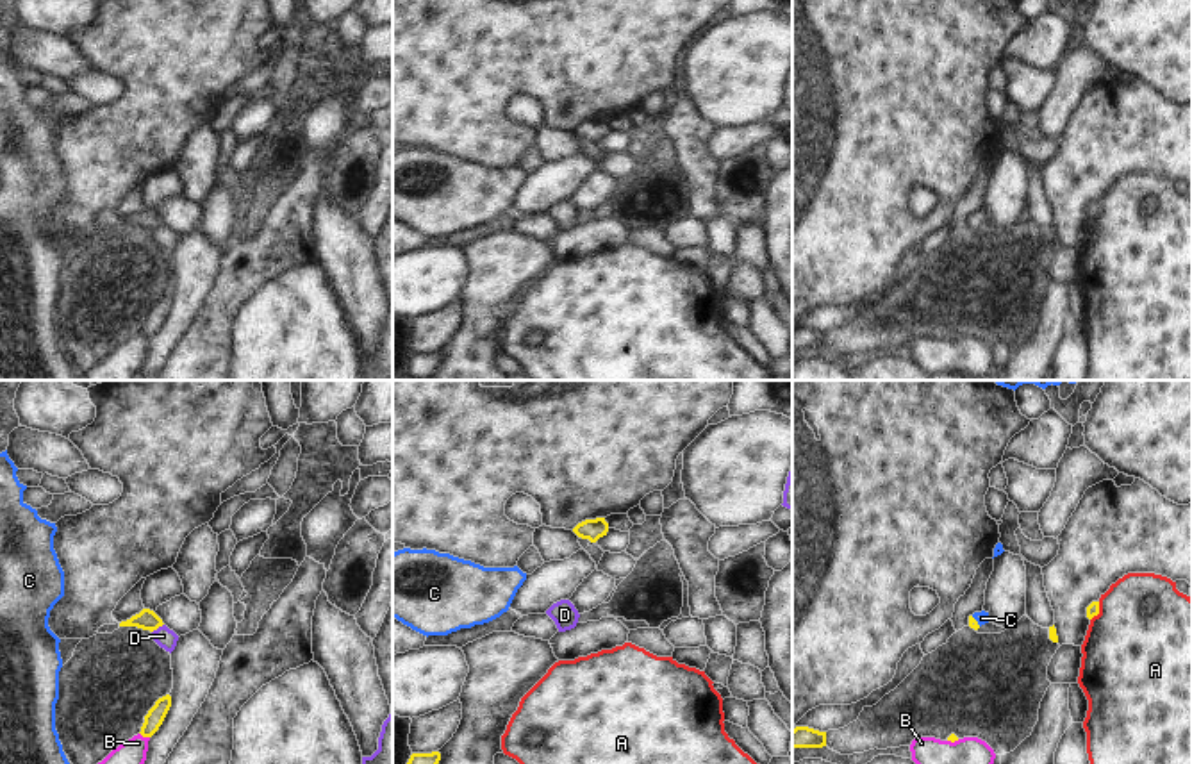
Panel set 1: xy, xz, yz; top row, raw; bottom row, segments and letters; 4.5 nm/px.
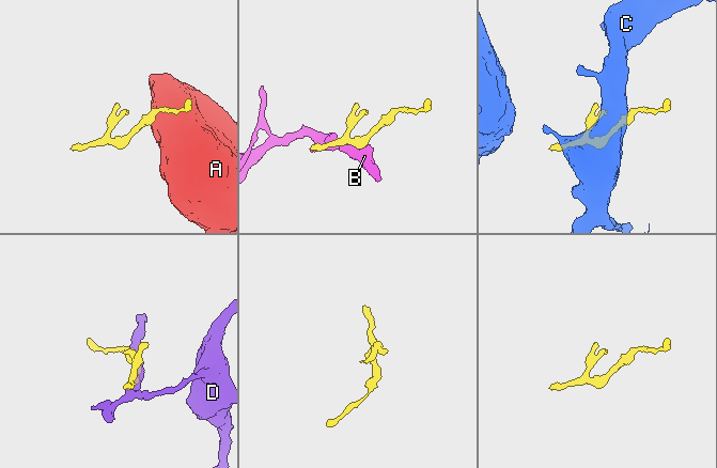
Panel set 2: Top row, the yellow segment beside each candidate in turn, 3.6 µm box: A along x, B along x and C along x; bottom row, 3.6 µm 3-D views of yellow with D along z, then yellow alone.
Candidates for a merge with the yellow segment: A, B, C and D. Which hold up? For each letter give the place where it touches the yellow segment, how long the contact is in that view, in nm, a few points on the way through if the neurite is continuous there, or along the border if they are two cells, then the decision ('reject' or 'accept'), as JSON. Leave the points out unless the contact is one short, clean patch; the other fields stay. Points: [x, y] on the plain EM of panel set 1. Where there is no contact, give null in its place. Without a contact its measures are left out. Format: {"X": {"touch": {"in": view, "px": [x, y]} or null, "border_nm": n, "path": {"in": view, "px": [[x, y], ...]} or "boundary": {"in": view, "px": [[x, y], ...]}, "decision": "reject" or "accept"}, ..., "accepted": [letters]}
{"A": {"touch": {"in": "yz", "px": [1098, 211]}, "border_nm": 100, "boundary": {"in": "yz", "px": [[1100, 202], [1100, 211], [1091, 220]]}, "decision": "reject"}, "B": {"touch": {"in": "xy", "px": [145, 336]}, "border_nm": 50, "decision": "reject"}, "C": {"touch": {"in": "yz", "px": [976, 222]}, "border_nm": 60, "path": {"in": "yz", "px": [[973, 224], [976, 222], [982, 218]]}, "decision": "accept"}, "D": {"touch": {"in": "xy", "px": [157, 227]}, "border_nm": 70, "decision": "reject"}, "accepted": ["C"]}

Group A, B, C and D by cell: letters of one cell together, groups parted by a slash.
A / B / C / D

